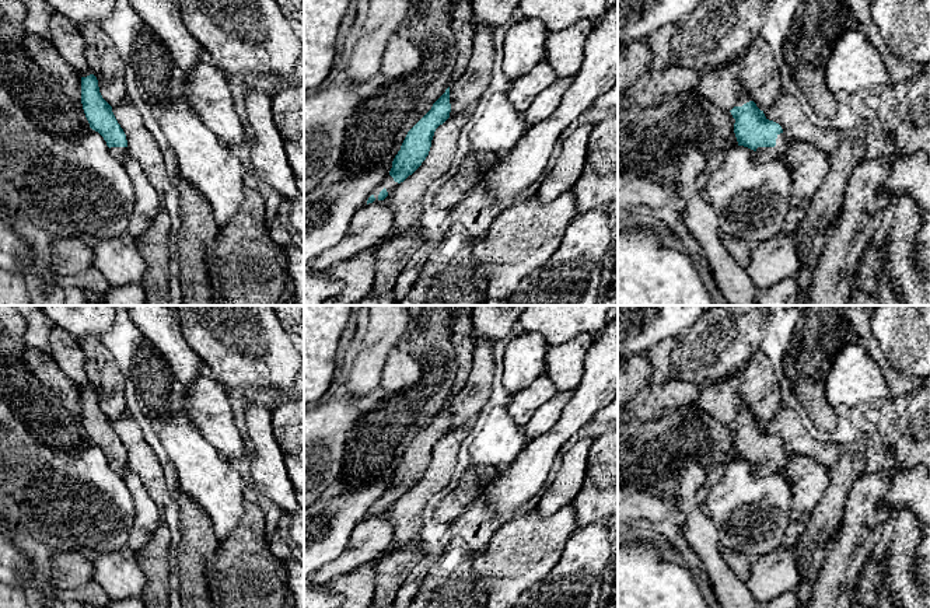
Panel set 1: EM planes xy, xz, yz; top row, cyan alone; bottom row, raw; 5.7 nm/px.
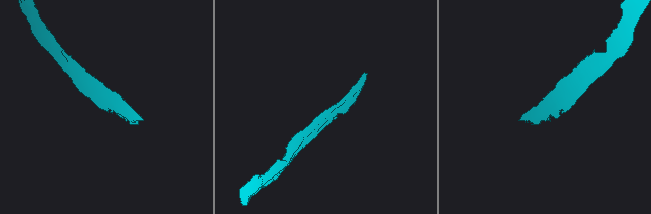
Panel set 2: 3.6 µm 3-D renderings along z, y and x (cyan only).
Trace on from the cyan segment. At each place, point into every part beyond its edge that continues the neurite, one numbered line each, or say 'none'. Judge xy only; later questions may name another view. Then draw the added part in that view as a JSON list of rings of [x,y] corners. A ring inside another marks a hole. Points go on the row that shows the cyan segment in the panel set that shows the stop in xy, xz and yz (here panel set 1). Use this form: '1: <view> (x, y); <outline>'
1: xy (119, 153); [[[111,147],[111,154],[122,164],[123,158],[129,154],[127,147]]]

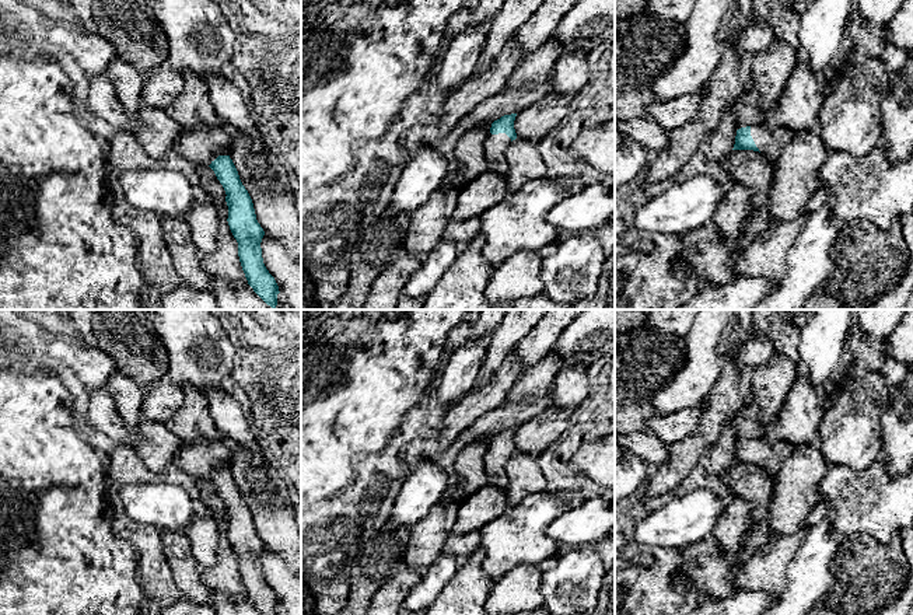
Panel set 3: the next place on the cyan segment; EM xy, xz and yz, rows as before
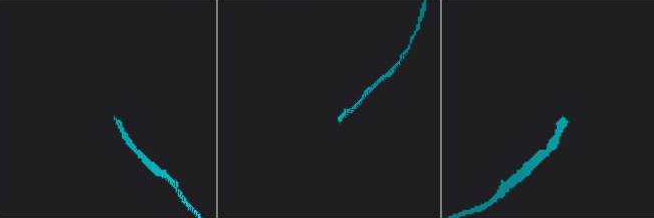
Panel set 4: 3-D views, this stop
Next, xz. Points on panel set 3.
1: xz (495, 146); [[[489,133],[483,144],[485,158],[489,171],[494,171],[503,175],[508,171],[506,150],[508,148],[510,143],[511,139],[506,133]]]

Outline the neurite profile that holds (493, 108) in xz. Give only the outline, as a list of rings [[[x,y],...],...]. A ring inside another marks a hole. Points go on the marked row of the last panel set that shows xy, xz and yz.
[[[552,78],[535,88],[506,88],[500,94],[487,98],[473,111],[466,113],[456,127],[469,132],[479,126],[492,125],[504,115],[518,113],[532,102],[552,91]]]

